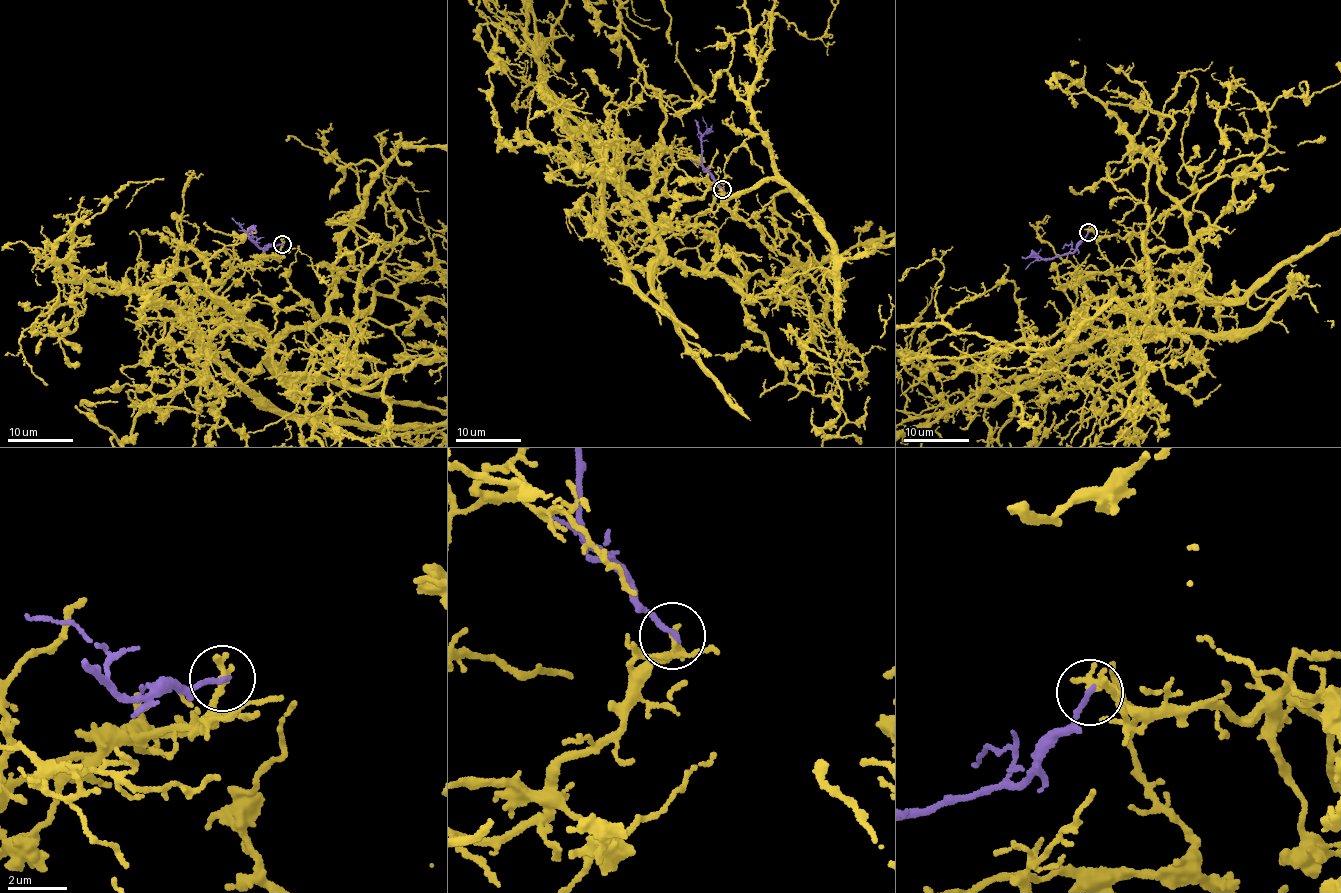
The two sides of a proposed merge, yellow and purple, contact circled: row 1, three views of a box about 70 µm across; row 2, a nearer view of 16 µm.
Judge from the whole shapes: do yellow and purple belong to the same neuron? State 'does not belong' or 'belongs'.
does not belong

